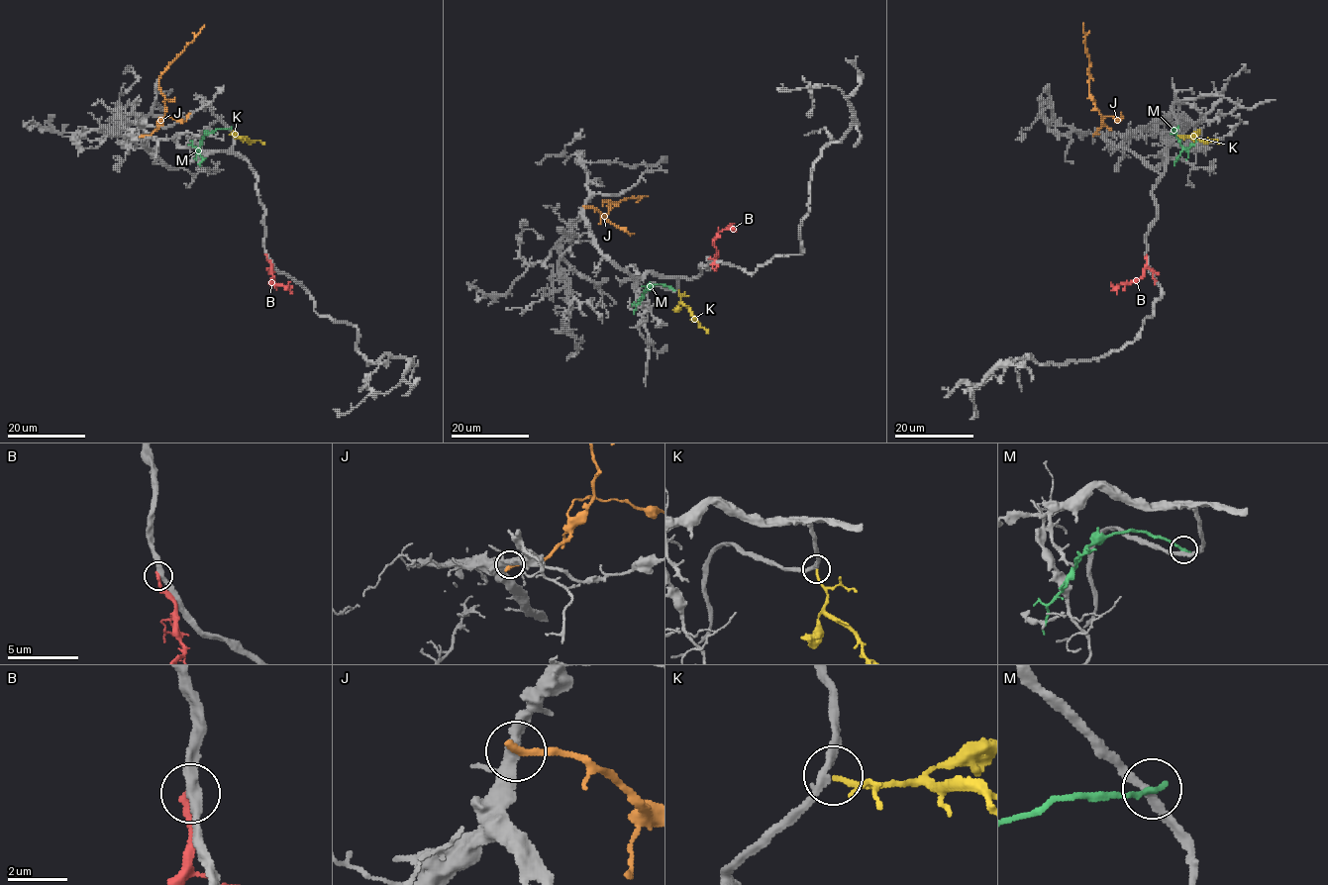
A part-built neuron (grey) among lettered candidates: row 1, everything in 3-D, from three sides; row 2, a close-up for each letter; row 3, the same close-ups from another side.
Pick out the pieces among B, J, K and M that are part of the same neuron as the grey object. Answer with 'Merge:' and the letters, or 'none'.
Merge: K

